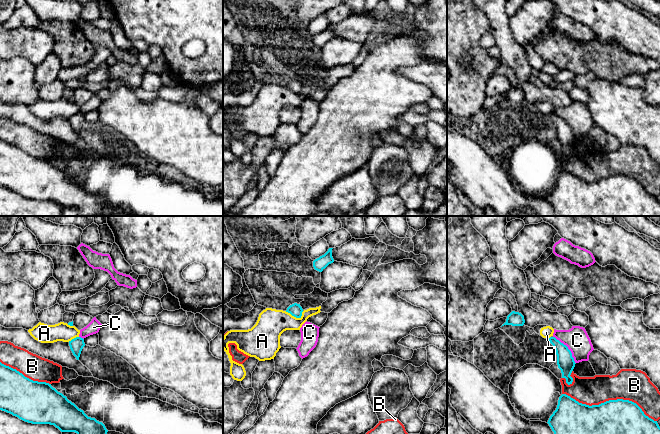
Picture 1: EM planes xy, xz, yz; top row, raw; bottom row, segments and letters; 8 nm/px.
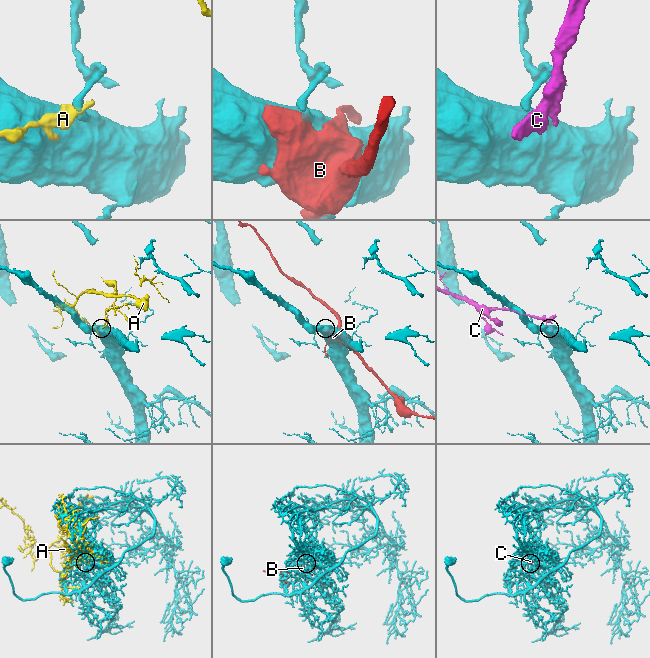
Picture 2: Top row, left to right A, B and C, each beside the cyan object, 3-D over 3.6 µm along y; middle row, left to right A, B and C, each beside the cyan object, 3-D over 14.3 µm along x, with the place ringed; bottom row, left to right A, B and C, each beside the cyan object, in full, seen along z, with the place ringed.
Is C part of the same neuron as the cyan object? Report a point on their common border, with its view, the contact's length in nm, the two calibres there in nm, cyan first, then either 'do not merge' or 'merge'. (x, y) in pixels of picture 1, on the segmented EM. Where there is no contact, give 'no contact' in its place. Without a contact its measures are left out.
yz (567, 348) | 280 nm | 140/190 nm | do not merge

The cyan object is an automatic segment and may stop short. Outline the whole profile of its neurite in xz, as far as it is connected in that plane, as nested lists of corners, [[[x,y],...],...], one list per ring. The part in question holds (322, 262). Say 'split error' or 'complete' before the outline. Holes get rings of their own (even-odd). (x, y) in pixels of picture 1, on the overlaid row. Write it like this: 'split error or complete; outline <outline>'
complete; outline [[[329,248],[324,255],[313,261],[313,267],[315,270],[322,272],[329,264],[334,262],[332,257],[332,249],[333,248]]]

